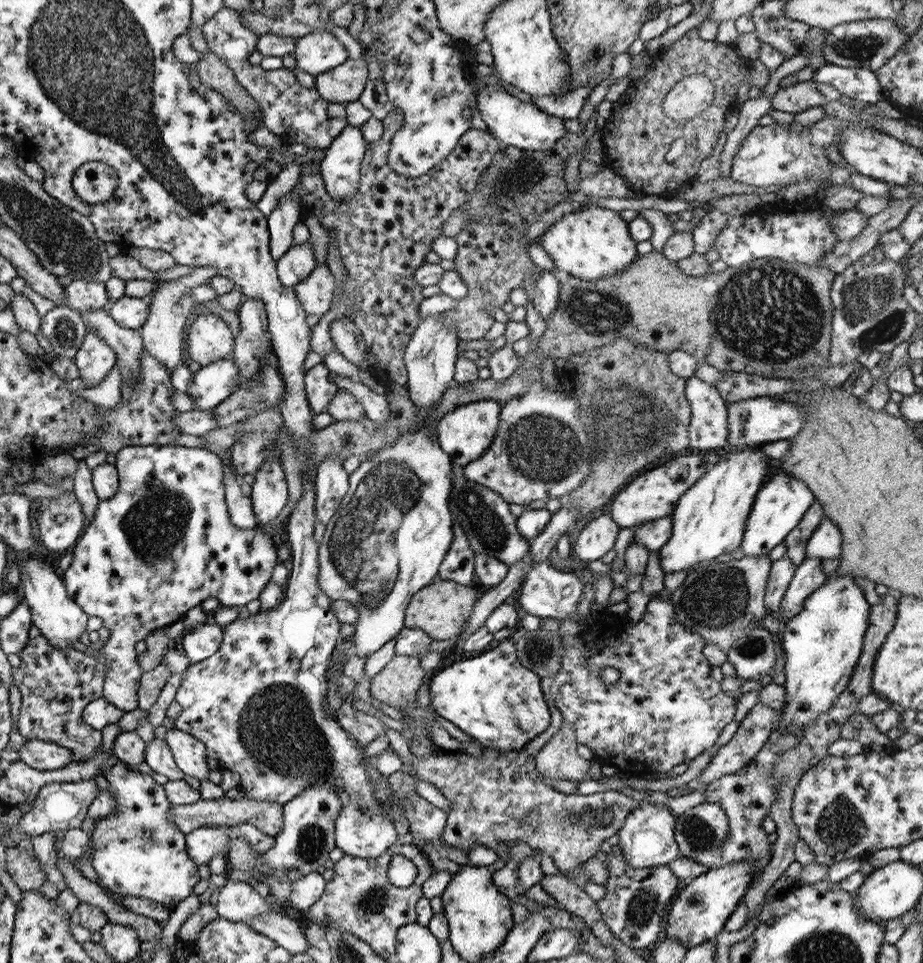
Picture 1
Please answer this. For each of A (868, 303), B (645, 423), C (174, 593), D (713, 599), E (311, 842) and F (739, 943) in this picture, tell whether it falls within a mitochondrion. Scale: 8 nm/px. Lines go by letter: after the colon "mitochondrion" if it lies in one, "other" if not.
A: mitochondrion
B: mitochondrion
C: other
D: mitochondrion
E: mitochondrion
F: other

